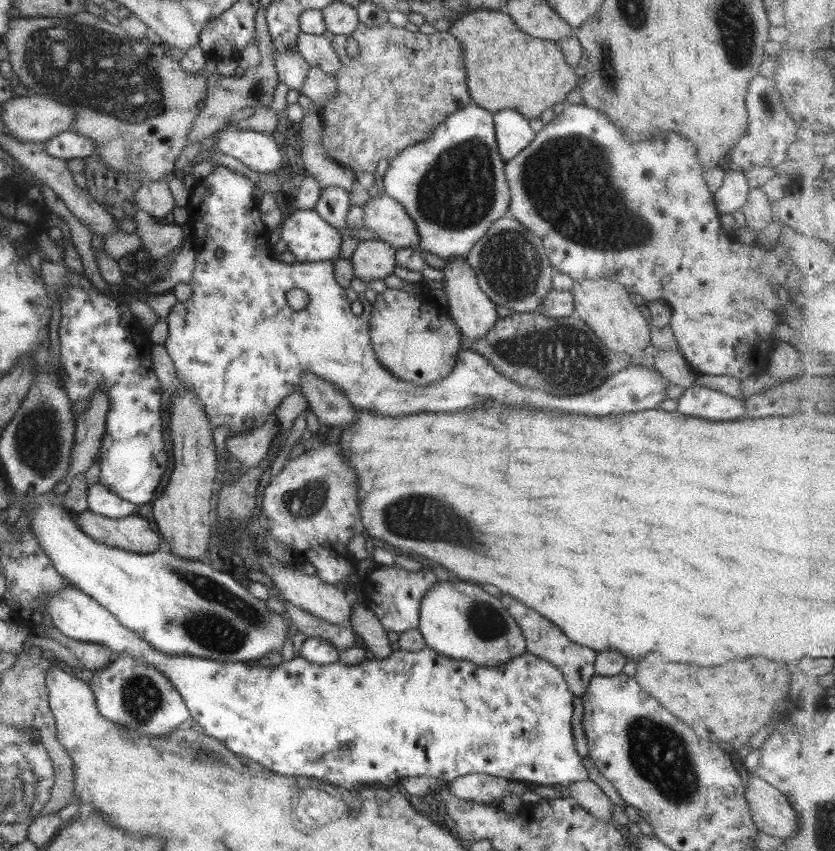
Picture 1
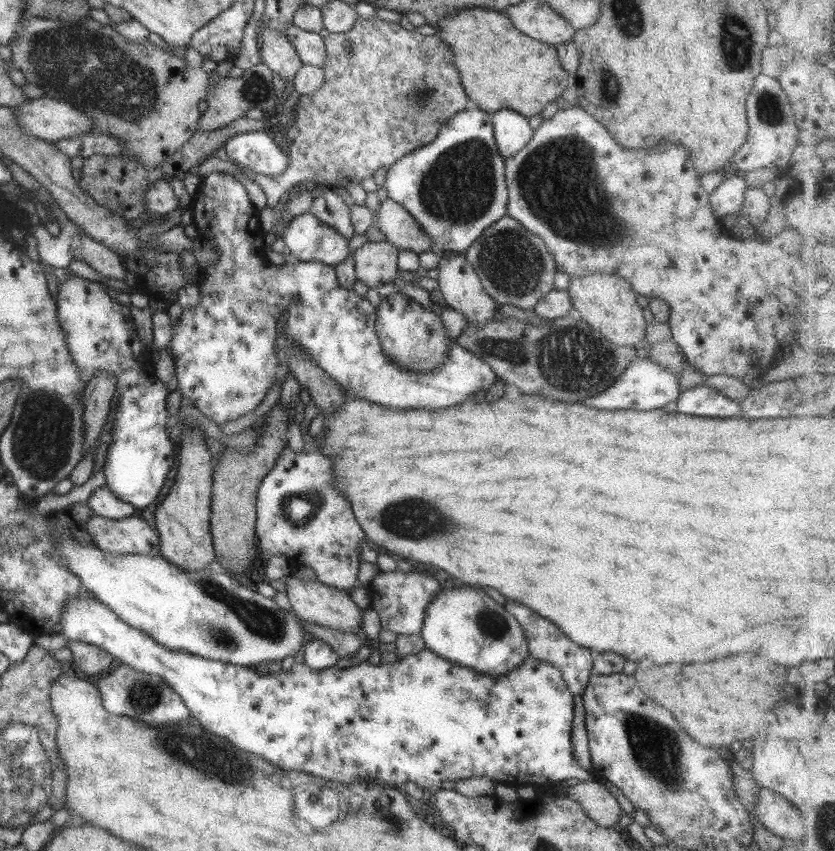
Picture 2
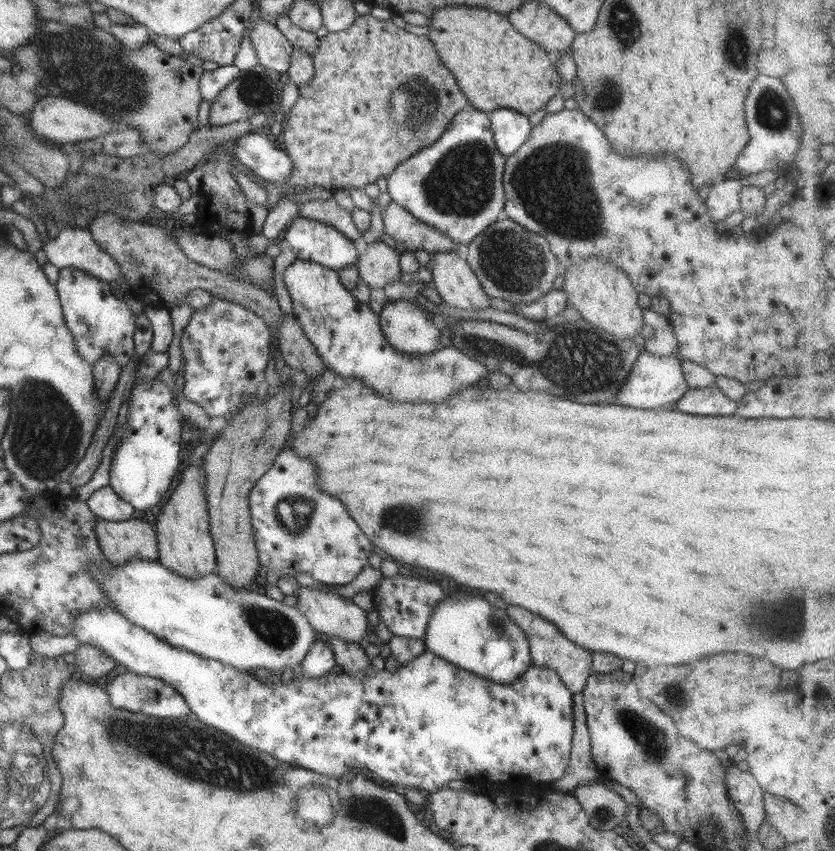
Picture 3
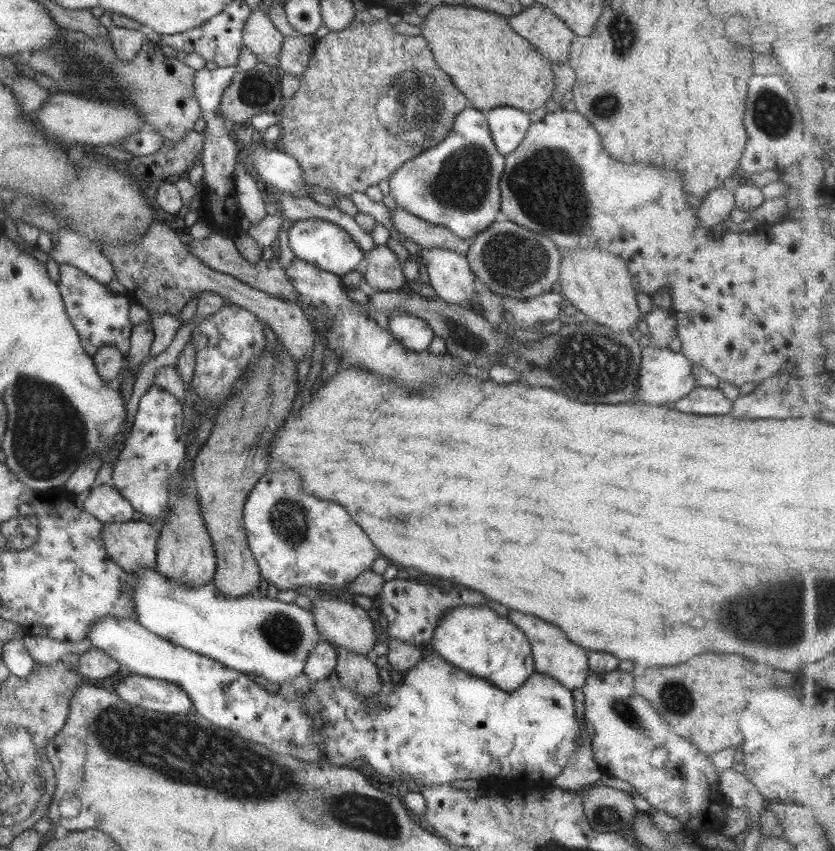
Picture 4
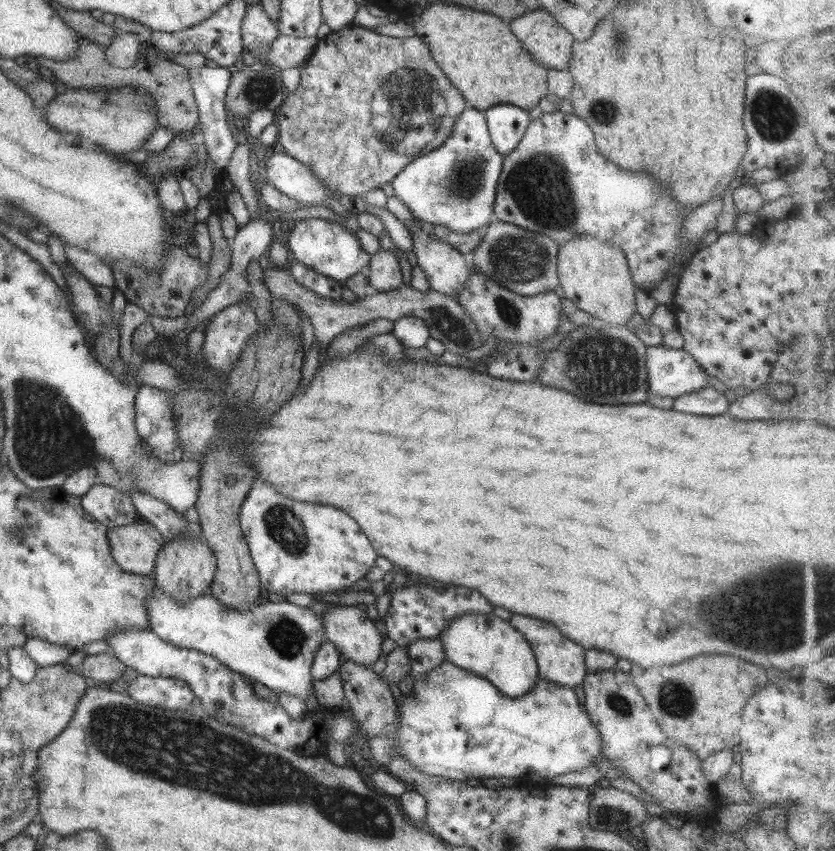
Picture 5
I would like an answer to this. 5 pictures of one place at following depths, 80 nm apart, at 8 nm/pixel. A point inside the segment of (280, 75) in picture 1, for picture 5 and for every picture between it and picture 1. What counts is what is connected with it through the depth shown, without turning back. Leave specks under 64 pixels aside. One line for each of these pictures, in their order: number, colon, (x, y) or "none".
2: (276, 52)
3: (273, 51)
4: (259, 36)
5: (258, 33)

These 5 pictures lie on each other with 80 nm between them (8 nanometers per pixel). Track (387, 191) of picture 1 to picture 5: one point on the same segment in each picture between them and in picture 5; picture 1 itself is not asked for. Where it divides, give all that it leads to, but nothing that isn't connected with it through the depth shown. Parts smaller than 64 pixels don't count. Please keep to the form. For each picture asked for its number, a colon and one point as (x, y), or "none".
2: (454, 188)
3: (454, 185)
4: (455, 185)
5: (454, 186)

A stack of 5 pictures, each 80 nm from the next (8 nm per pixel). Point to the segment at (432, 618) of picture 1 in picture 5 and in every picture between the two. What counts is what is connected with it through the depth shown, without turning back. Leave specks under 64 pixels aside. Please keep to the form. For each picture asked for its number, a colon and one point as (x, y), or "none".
2: (465, 627)
3: (471, 634)
4: (473, 638)
5: (489, 647)

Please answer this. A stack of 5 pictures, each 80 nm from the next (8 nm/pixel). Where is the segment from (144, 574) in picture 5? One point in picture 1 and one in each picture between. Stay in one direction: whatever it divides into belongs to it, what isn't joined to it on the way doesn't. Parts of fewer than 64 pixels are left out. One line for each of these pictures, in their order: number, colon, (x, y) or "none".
1: (132, 533)
2: (131, 535)
3: (119, 542)
4: (131, 545)

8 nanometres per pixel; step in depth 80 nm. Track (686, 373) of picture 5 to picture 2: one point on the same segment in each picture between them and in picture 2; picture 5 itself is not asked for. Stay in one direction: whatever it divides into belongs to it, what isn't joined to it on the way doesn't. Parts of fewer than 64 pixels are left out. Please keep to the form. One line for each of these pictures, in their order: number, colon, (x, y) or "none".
2: (643, 386)
3: (654, 381)
4: (664, 376)

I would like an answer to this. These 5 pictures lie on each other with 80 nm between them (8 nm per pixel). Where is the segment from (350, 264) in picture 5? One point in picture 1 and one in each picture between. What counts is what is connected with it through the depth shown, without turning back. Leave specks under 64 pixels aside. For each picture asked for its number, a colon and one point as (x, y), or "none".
1: (308, 237)
2: (307, 239)
3: (311, 240)
4: (321, 243)

